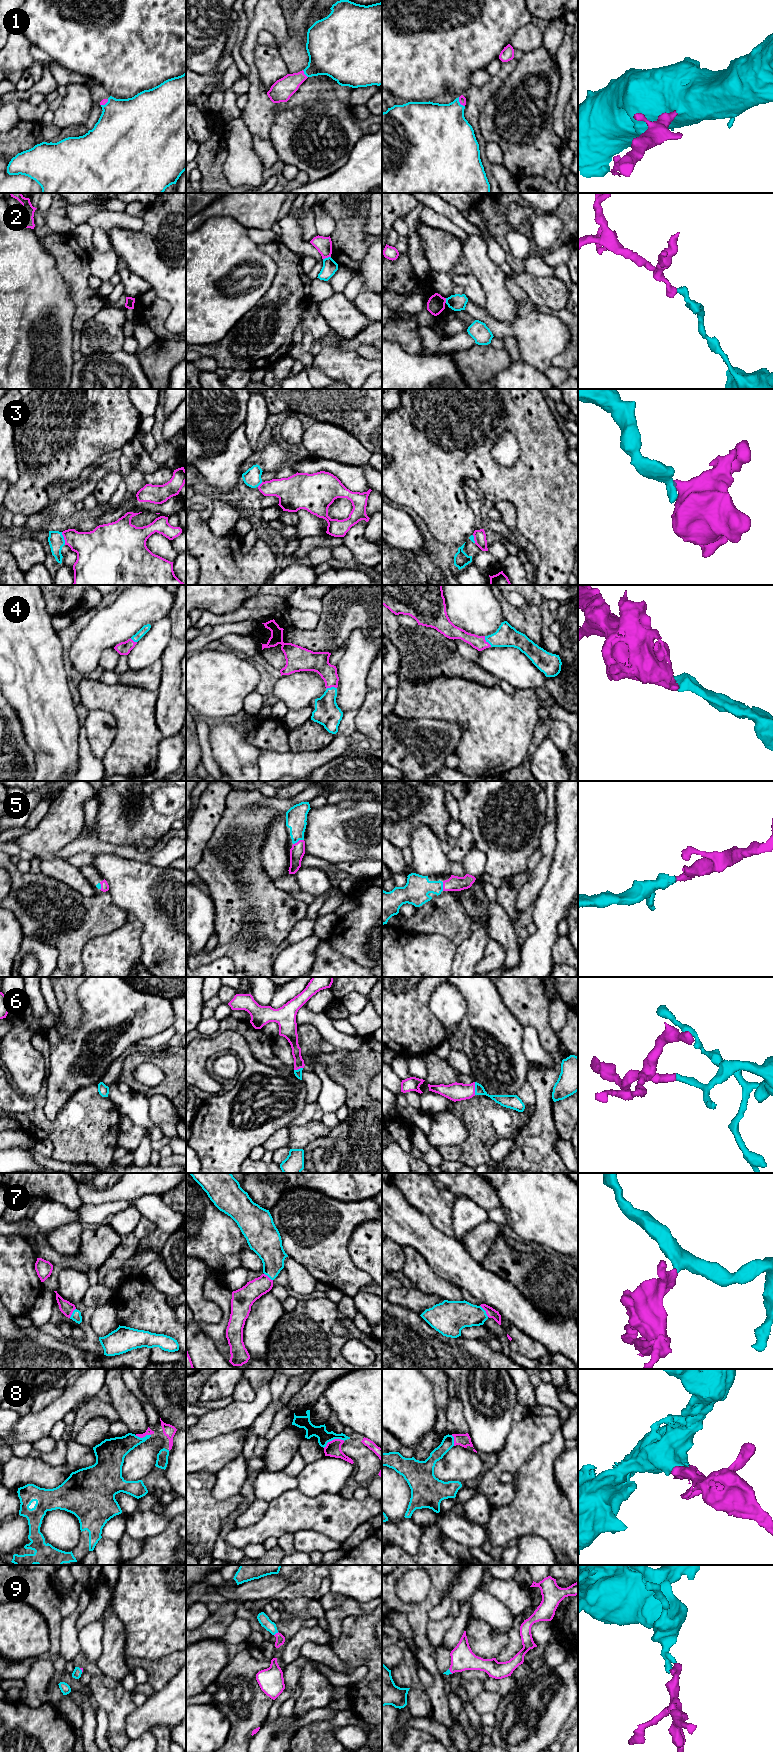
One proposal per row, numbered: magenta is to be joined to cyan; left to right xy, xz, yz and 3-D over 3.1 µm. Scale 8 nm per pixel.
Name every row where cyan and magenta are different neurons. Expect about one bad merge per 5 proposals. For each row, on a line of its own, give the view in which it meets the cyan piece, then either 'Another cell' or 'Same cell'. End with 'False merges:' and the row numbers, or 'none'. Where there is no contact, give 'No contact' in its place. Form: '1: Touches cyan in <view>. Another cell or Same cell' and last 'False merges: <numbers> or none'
1: Touches cyan in xz. Same cell
2: Touches cyan in xz. Another cell
3: Touches cyan in xy. Same cell
4: Touches cyan in yz. Same cell
5: Touches cyan in xz. Same cell
6: Touches cyan in yz. Same cell
7: Touches cyan in yz. Same cell
8: Touches cyan in xz. Same cell
9: Touches cyan in xz. Same cell
False merges: 2

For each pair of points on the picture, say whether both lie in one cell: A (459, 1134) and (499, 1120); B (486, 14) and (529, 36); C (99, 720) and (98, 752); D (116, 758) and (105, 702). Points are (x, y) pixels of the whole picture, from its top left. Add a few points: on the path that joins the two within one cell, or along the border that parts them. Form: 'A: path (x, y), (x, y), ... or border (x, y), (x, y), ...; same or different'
A: border (452, 1113), (467, 1131), (467, 1137), (456, 1147); different
B: border (530, 21), (521, 26), (508, 43); different
C: path (99, 728), (99, 744); same
D: path (123, 744), (123, 718), (119, 714); same

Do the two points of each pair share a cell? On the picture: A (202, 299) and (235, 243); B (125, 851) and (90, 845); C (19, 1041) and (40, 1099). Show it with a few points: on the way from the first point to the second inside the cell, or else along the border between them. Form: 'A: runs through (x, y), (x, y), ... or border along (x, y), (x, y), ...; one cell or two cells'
A: runs through (203, 285), (217, 271), (218, 260), (221, 257); one cell
B: runs through (116, 849), (99, 846); one cell
C: border along (42, 1084), (39, 1091), (33, 1097); two cells

